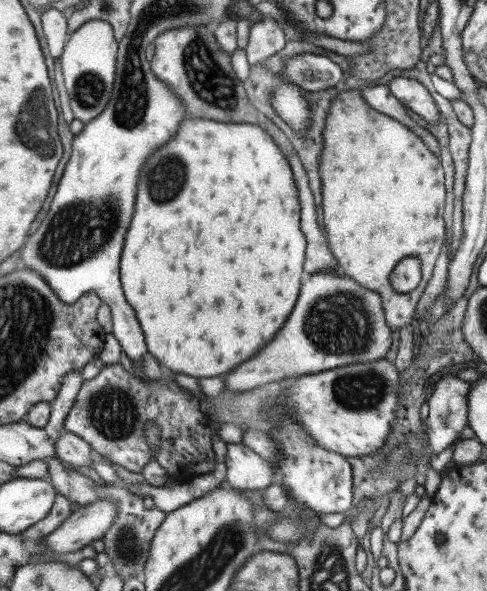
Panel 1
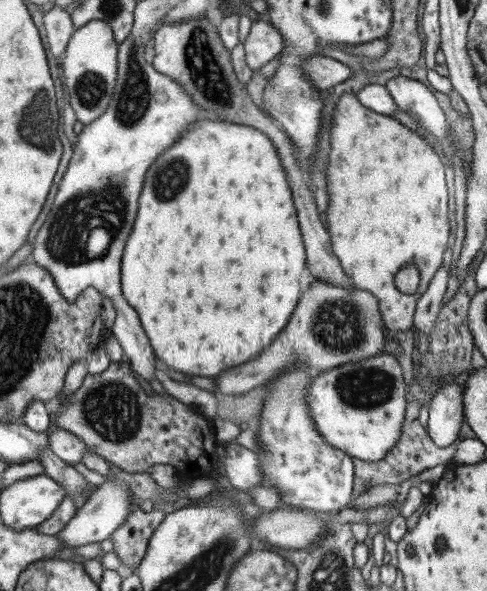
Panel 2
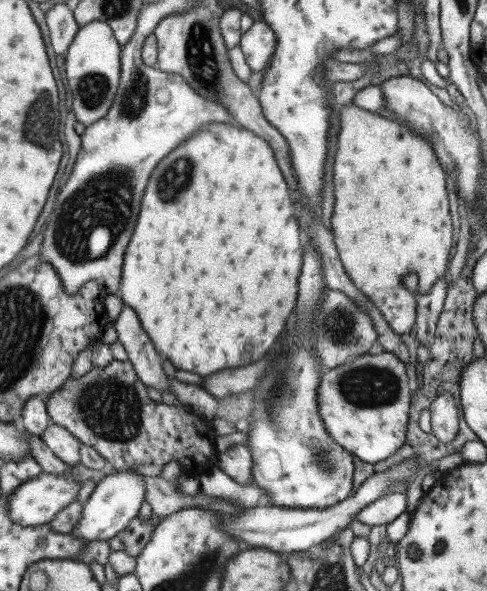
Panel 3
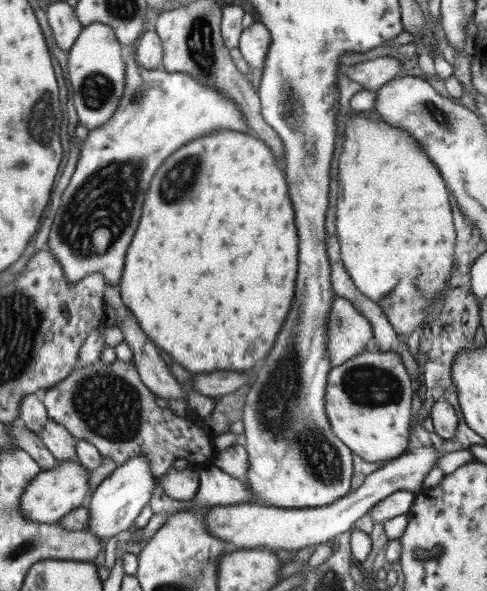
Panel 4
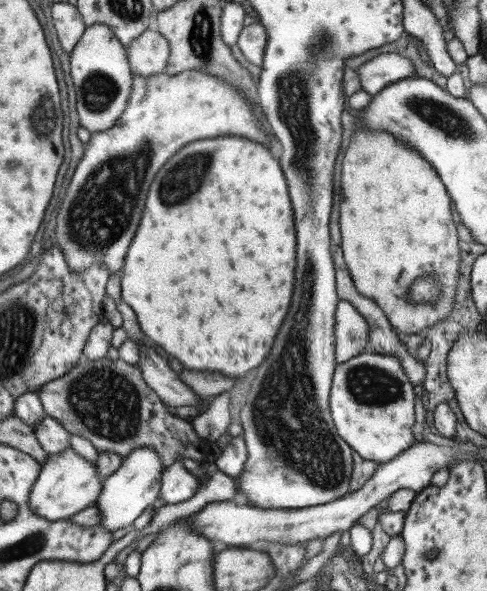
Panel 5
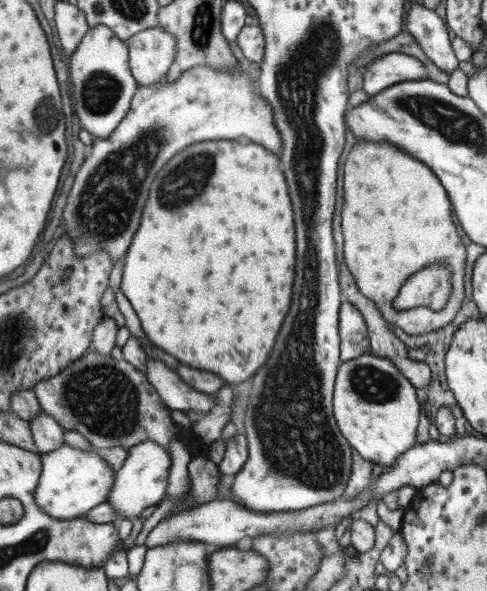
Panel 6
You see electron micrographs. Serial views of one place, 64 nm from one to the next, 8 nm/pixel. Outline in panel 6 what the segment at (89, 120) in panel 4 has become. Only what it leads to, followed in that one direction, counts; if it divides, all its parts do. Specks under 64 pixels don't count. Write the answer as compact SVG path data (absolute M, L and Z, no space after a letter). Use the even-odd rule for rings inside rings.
M102 25L89 28L81 38L73 55L69 57L69 70L71 83L73 84L72 98L75 106L75 114L79 116L79 123L93 137L105 138L128 111L130 100L136 91L137 85L132 78L128 65L128 49L126 42L119 40L109 28Z

